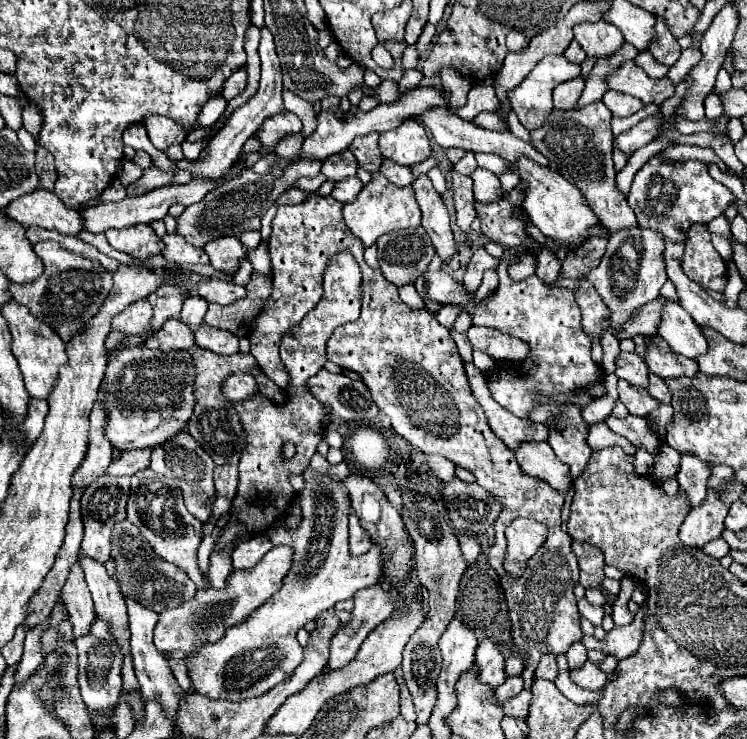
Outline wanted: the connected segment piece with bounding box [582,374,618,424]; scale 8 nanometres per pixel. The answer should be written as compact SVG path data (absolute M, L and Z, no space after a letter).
M608 374L608 378L604 380L604 386L606 386L606 394L602 394L600 398L594 398L588 406L584 406L582 409L582 418L588 422L588 424L596 424L596 422L604 422L610 414L612 414L612 408L618 400L618 392L616 392L616 376L614 374Z

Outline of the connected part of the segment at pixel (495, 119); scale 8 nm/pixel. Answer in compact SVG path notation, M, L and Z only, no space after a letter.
M482 112L472 122L476 122L482 128L488 128L488 130L498 130L498 132L500 130L510 130L508 124L506 124L506 120L500 120L500 116L498 114L492 114L492 112Z

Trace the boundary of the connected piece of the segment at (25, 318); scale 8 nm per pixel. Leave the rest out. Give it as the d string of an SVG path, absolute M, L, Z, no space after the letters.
M10 300L8 304L4 304L2 314L12 334L12 354L20 364L20 372L24 376L28 394L34 398L48 398L54 386L54 380L58 376L58 368L66 364L64 342L56 332L52 332L52 328L48 328L48 324L42 324L42 320L36 320L36 316L28 312L28 308L16 304L16 300Z

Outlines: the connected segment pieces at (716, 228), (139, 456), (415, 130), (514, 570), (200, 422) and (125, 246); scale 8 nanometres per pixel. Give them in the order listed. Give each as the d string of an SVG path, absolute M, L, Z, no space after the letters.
M723 214L707 223L707 227L710 233L720 235L728 239L731 237L730 225L730 222Z
M144 448L144 450L132 450L132 452L124 452L120 456L120 460L112 460L112 464L108 466L108 474L116 474L116 476L132 476L144 468L150 468L150 452L152 448Z
M404 120L396 130L380 134L378 144L382 156L400 166L412 166L432 154L426 130L418 120Z
M516 518L506 528L506 558L504 558L504 570L510 578L520 578L524 574L524 568L528 560L536 554L536 550L546 540L546 528L544 524L530 520L530 518Z
M198 348L194 354L194 364L196 364L196 398L198 398L198 404L194 408L194 414L188 422L188 434L194 436L202 448L212 456L212 460L220 466L220 464L238 464L240 460L240 454L242 450L246 448L246 436L244 436L244 430L242 430L242 424L240 424L240 418L238 418L238 412L234 410L234 402L228 400L226 396L222 396L222 382L230 376L230 374L236 374L236 372L246 372L246 374L252 374L260 386L260 392L268 398L268 400L284 400L286 394L282 388L278 388L272 380L268 380L268 376L260 374L258 370L258 364L254 360L252 354L232 354L232 356L220 356L220 354L214 354L210 350L204 350L204 348Z
M136 224L132 228L108 230L106 238L112 248L126 252L138 260L152 258L164 250L164 242L154 234L148 224Z

